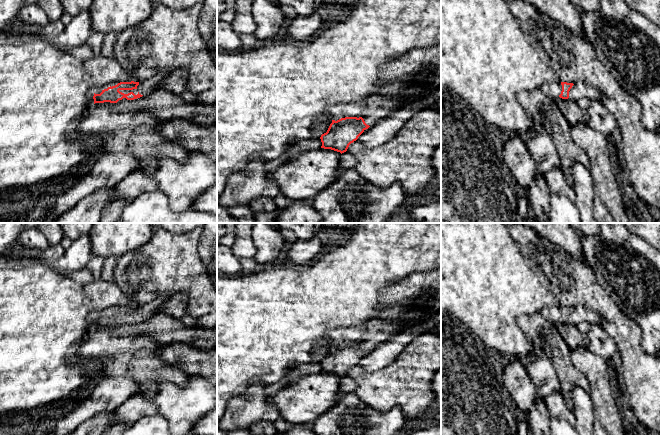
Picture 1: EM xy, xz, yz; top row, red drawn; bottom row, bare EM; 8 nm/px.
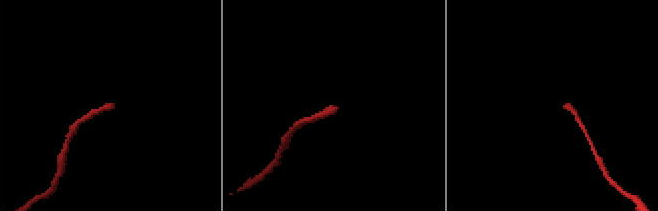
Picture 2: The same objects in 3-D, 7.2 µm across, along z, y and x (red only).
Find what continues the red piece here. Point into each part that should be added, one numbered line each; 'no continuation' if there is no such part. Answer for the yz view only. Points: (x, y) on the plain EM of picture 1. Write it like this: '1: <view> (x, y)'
1: yz (552, 314)

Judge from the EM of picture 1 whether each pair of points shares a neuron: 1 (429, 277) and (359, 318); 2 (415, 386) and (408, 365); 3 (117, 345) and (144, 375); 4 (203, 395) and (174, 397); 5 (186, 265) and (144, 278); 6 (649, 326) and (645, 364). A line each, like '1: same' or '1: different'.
1: different
2: same
3: same
4: same
5: same
6: different

